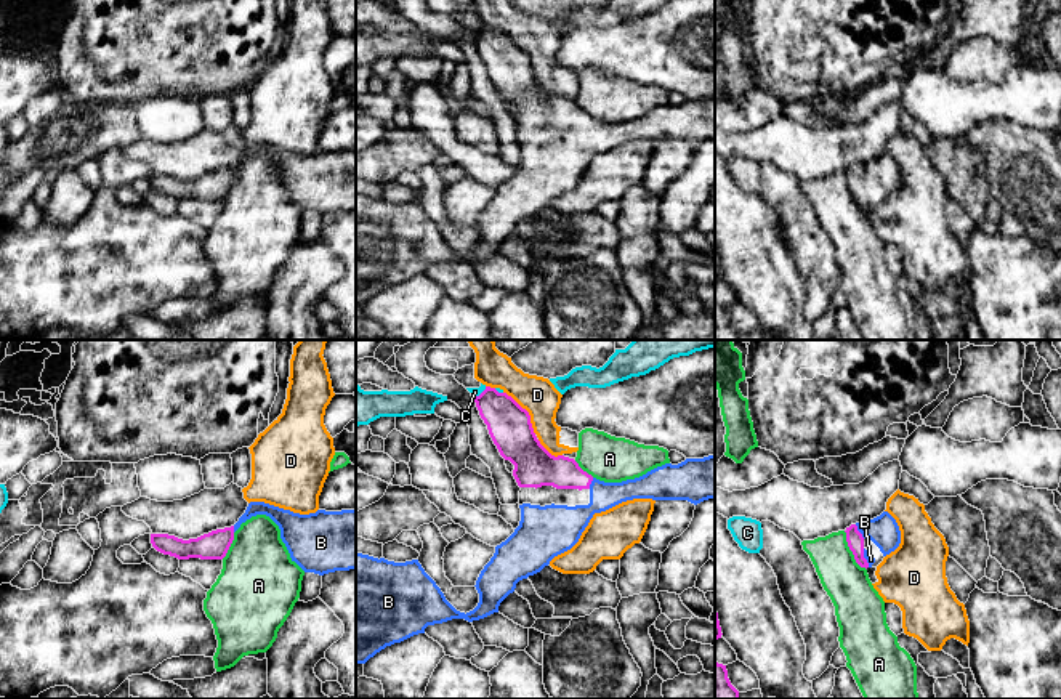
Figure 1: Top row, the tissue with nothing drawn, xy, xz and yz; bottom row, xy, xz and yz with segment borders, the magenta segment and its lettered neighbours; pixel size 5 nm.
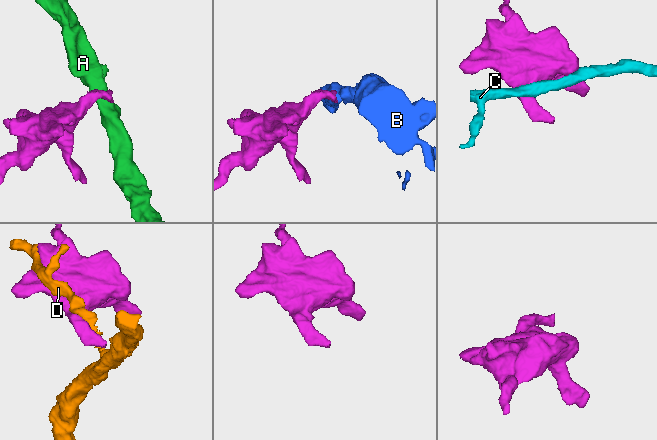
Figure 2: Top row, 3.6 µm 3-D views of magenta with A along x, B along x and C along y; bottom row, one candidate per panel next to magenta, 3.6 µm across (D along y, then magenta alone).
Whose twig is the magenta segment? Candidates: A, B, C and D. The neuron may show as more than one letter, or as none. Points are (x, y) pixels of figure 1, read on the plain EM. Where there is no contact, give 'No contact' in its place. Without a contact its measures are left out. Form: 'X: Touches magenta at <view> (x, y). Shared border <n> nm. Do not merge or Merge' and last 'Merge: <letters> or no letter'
A: Touches magenta at yz (851, 191). Shared border 240 nm. Do not merge
B: Touches magenta at yz (858, 172). Shared border 90 nm. Merge
C: Touches magenta at xz (481, 34). Shared border 90 nm. Do not merge
D: Touches magenta at xz (526, 52). Shared border 280 nm. Do not merge
Merge: B

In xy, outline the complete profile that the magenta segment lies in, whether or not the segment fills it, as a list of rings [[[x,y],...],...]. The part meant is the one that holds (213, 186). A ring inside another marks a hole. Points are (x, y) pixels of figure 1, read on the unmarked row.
[[[250,143],[239,162],[197,180],[183,181],[168,175],[151,175],[152,188],[178,200],[223,200],[242,164],[256,156],[269,157],[280,170],[292,202],[305,213],[319,216],[356,210],[356,151],[300,156],[264,143]]]

